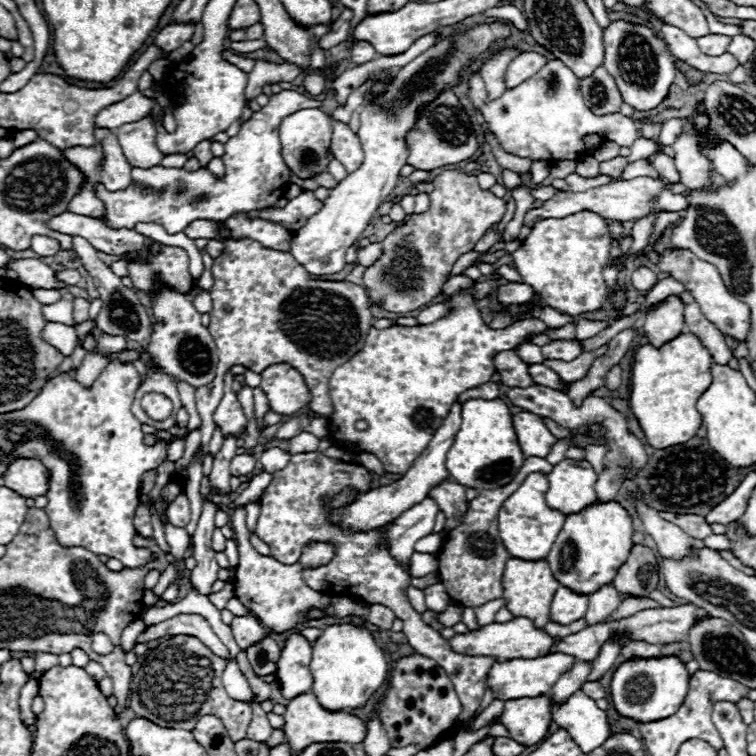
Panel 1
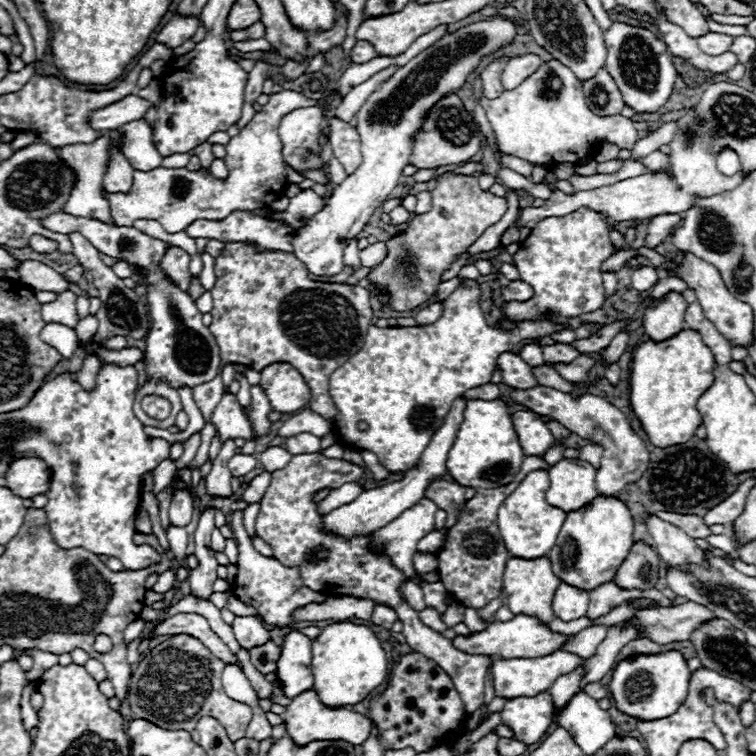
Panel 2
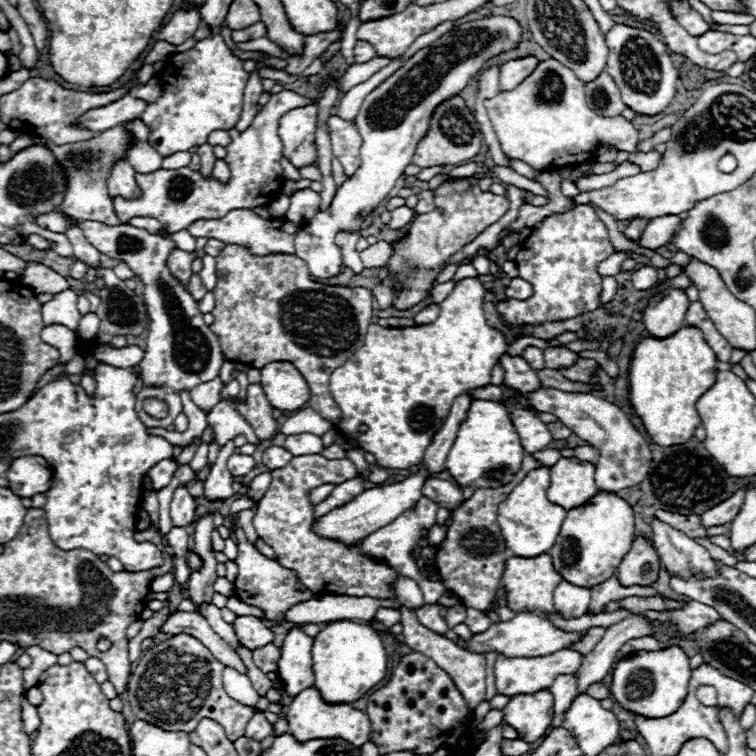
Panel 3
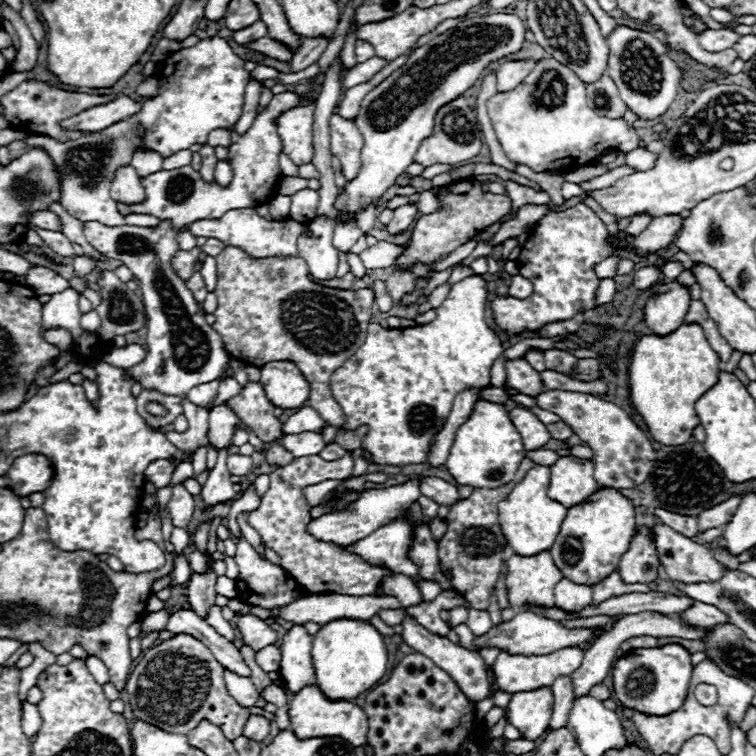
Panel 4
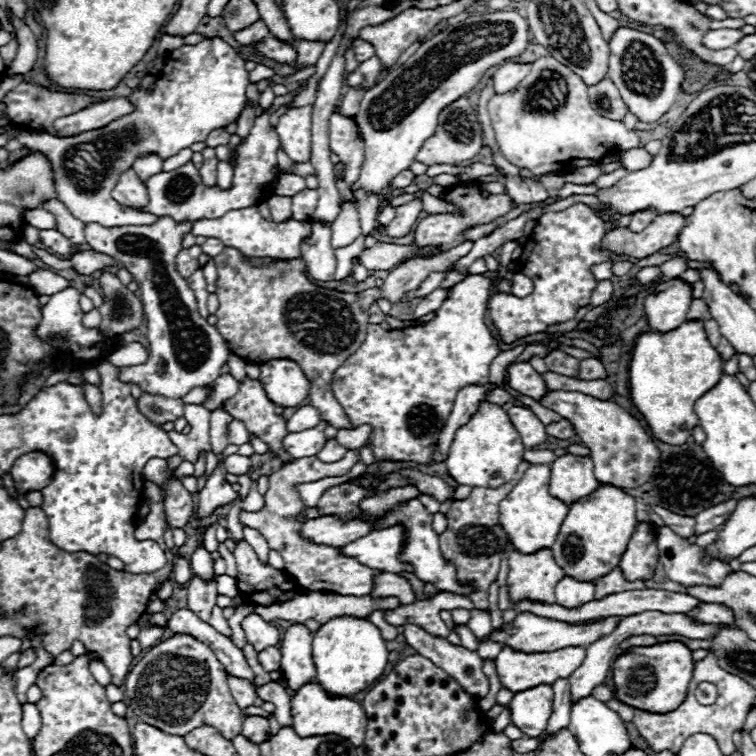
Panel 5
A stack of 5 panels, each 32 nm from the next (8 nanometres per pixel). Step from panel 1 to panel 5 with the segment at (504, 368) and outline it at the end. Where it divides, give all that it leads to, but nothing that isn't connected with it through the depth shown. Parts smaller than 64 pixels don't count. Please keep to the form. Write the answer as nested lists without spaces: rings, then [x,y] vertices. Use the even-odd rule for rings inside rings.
[[[528,362],[510,364],[508,366],[508,376],[510,376],[510,382],[508,382],[510,388],[518,390],[524,396],[530,396],[536,402],[540,402],[548,394],[544,378],[538,376],[538,372]]]

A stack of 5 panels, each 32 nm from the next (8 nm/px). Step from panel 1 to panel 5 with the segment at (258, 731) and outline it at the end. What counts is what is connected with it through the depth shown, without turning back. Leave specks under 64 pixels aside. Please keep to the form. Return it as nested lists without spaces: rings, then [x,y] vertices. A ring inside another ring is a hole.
[[[248,716],[242,724],[242,736],[246,736],[254,744],[268,740],[268,736],[270,736],[268,730],[270,730],[268,718],[264,718],[264,716]]]

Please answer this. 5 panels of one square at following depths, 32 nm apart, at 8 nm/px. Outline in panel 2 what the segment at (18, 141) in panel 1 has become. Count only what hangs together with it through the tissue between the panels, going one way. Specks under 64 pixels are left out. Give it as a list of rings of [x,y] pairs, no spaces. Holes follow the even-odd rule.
[[[30,130],[21,131],[20,134],[14,138],[14,142],[12,142],[12,150],[16,152],[16,150],[28,146],[28,144],[34,143],[36,138],[35,132],[30,132]]]

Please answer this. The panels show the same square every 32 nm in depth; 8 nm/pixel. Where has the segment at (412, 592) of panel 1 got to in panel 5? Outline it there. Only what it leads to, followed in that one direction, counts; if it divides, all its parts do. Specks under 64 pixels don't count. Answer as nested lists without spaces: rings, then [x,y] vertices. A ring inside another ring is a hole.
[[[388,572],[374,576],[374,584],[372,584],[370,596],[372,598],[376,598],[376,596],[396,596],[396,598],[400,598],[402,604],[416,602],[408,580],[396,576],[396,574],[388,574]]]

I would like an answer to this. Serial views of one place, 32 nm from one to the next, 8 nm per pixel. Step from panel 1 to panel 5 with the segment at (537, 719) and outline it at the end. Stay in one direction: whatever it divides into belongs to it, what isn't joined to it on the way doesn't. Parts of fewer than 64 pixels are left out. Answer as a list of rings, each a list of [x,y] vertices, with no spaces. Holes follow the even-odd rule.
[[[540,684],[532,690],[516,692],[510,708],[512,708],[512,724],[518,726],[526,736],[538,738],[546,730],[546,712],[550,714],[552,702],[552,686]]]

